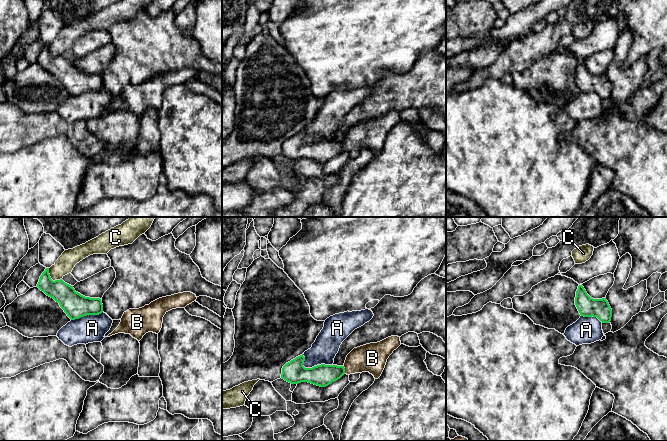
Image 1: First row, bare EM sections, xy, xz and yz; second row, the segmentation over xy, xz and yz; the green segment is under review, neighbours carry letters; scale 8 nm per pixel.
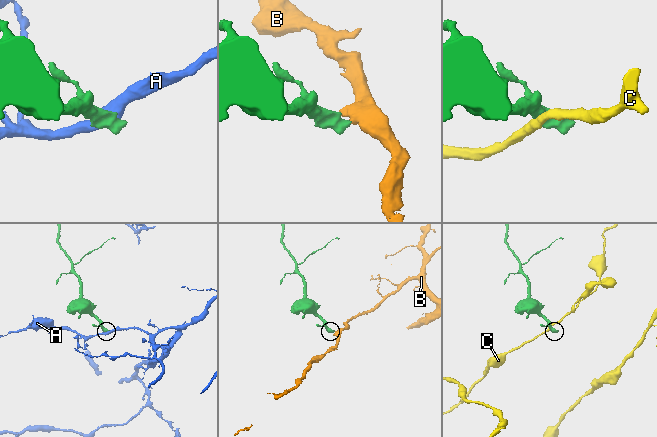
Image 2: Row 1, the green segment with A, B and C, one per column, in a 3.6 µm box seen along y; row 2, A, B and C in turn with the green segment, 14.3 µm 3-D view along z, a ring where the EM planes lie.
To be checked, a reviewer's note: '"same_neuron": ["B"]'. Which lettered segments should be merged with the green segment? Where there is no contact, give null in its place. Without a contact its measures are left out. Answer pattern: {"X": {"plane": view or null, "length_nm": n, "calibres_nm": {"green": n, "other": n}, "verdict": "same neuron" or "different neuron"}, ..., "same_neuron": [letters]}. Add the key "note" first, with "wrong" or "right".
{"note": "wrong", "A": {"plane": "xz", "length_nm": 260, "calibres_nm": {"green": 180, "other": 200}, "verdict": "different neuron"}, "B": {"plane": "xz", "length_nm": 70, "calibres_nm": {"green": 180, "other": 240}, "verdict": "different neuron"}, "C": {"plane": "xy", "length_nm": 140, "calibres_nm": {"green": 180, "other": 150}, "verdict": "different neuron"}, "same_neuron": []}

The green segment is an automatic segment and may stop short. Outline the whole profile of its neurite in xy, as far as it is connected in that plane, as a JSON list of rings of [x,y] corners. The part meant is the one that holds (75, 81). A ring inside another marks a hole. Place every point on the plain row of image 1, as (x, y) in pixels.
[[[46,44],[40,52],[37,63],[58,78],[71,96],[87,91],[99,91],[103,88],[100,74],[85,73],[62,55],[53,57],[49,50],[49,44]]]

